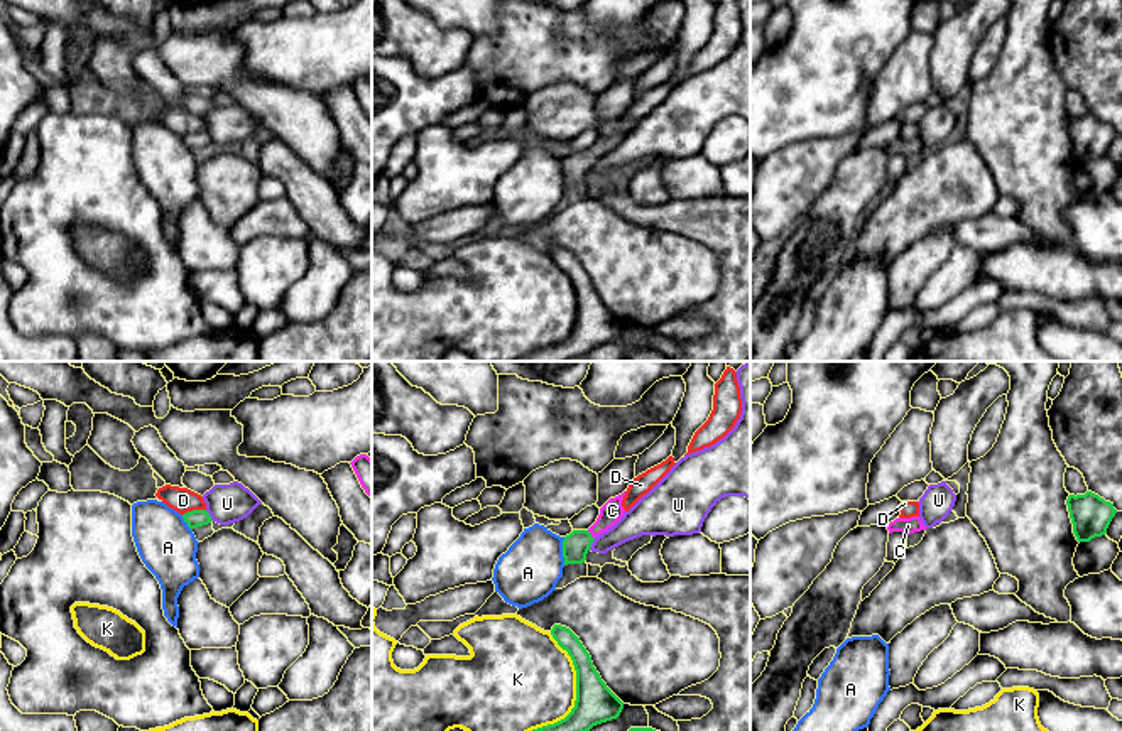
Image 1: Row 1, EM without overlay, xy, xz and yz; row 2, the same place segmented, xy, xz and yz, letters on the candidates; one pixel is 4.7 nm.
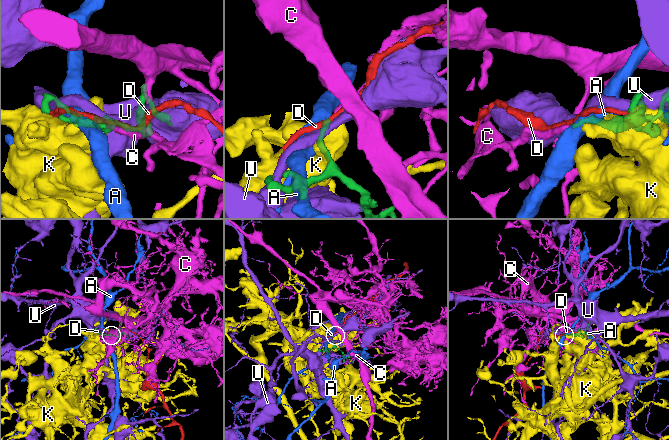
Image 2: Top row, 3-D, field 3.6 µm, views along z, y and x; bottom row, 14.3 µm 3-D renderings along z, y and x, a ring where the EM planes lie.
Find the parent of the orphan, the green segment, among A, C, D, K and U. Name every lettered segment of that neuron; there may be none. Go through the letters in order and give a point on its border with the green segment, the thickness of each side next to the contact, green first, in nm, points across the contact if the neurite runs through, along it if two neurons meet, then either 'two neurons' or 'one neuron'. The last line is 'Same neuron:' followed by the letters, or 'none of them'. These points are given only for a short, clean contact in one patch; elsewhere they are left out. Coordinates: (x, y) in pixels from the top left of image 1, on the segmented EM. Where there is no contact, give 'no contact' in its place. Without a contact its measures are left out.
A: meets green in xz at (563, 551); 130 nm thick on the green side, 280 nm on the other; two neurons
C: meets green in xz at (590, 536); 130 nm thick on the green side, 100 nm on the other; runs through xz (575, 546), (590, 536), (612, 510); one neuron
D: meets green in xy at (193, 510); 90 nm thick on the green side, 120 nm on the other; two neurons
K: meets green in xz at (577, 693); 190 nm thick on the green side, 460 nm on the other; two neurons
U: meets green in xy at (208, 515); 90 nm thick on the green side, 190 nm on the other; two neurons
Same neuron: C

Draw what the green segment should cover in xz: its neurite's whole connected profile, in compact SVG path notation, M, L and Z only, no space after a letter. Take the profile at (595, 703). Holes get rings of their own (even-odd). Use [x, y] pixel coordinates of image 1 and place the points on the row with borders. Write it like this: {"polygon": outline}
{"polygon": "M554 625L551 635L573 660L576 670L576 701L564 719L532 731L590 731L596 724L617 719L624 702L602 680L580 638L561 625Z"}

